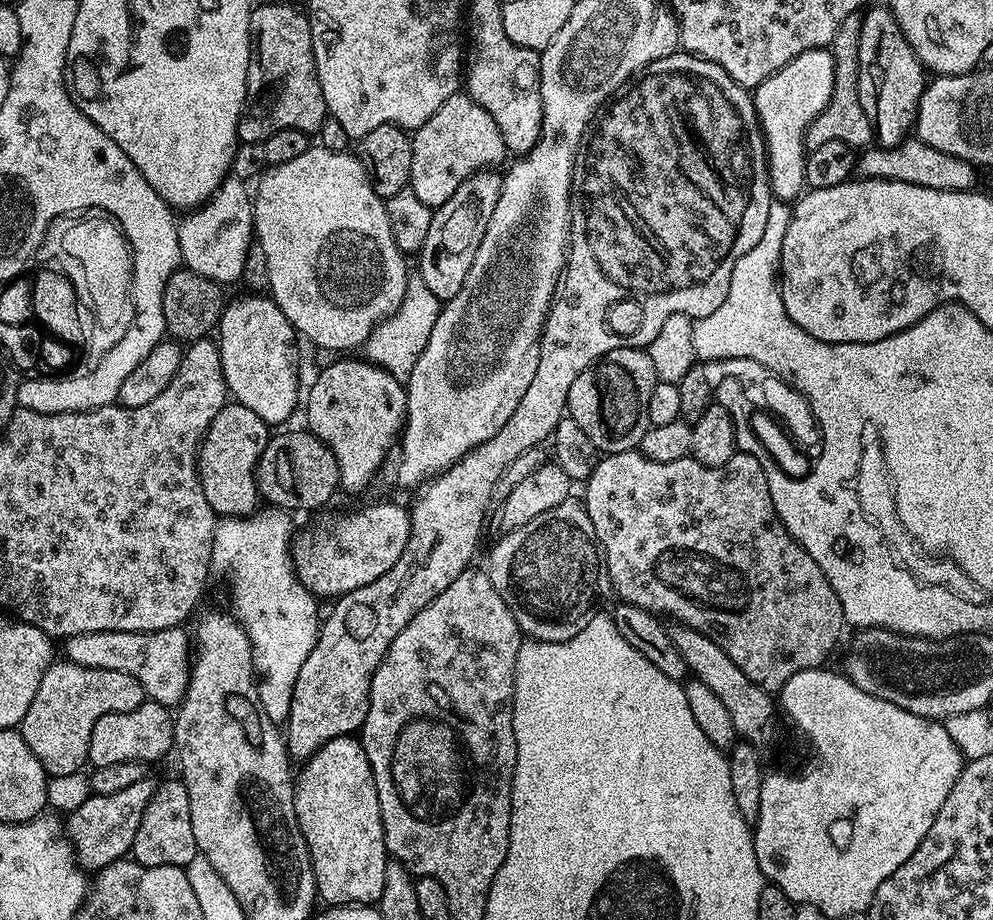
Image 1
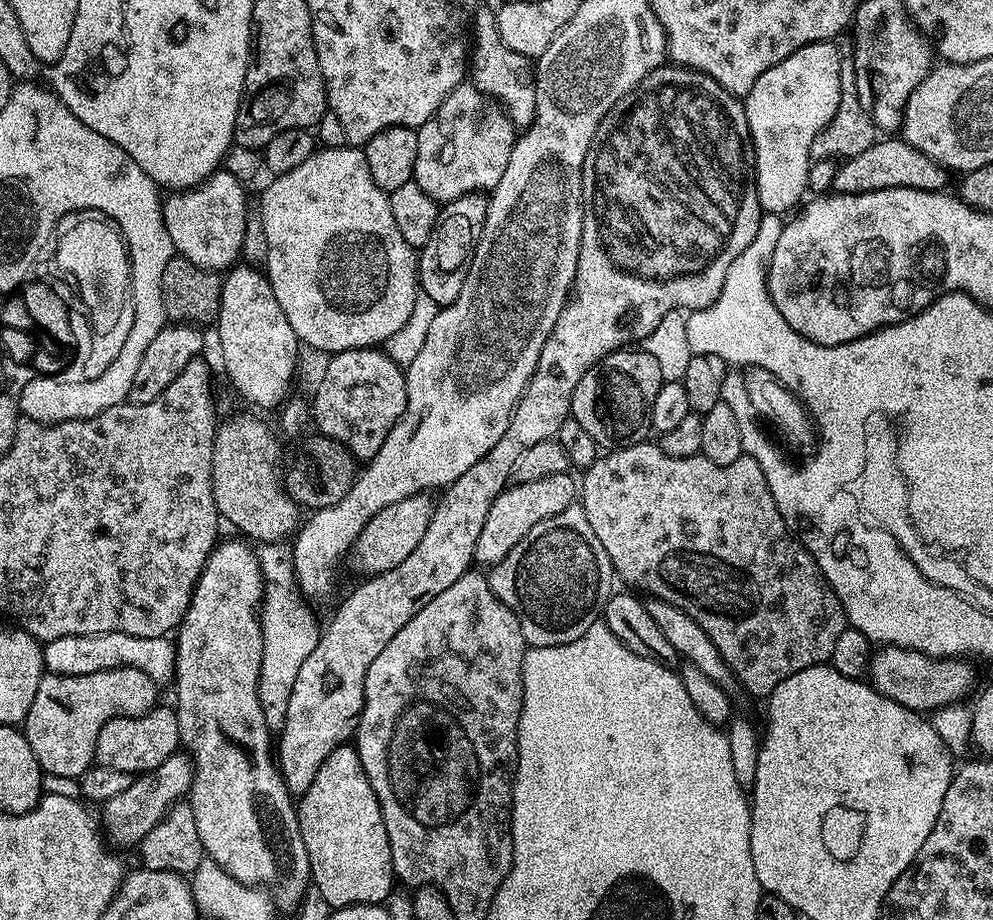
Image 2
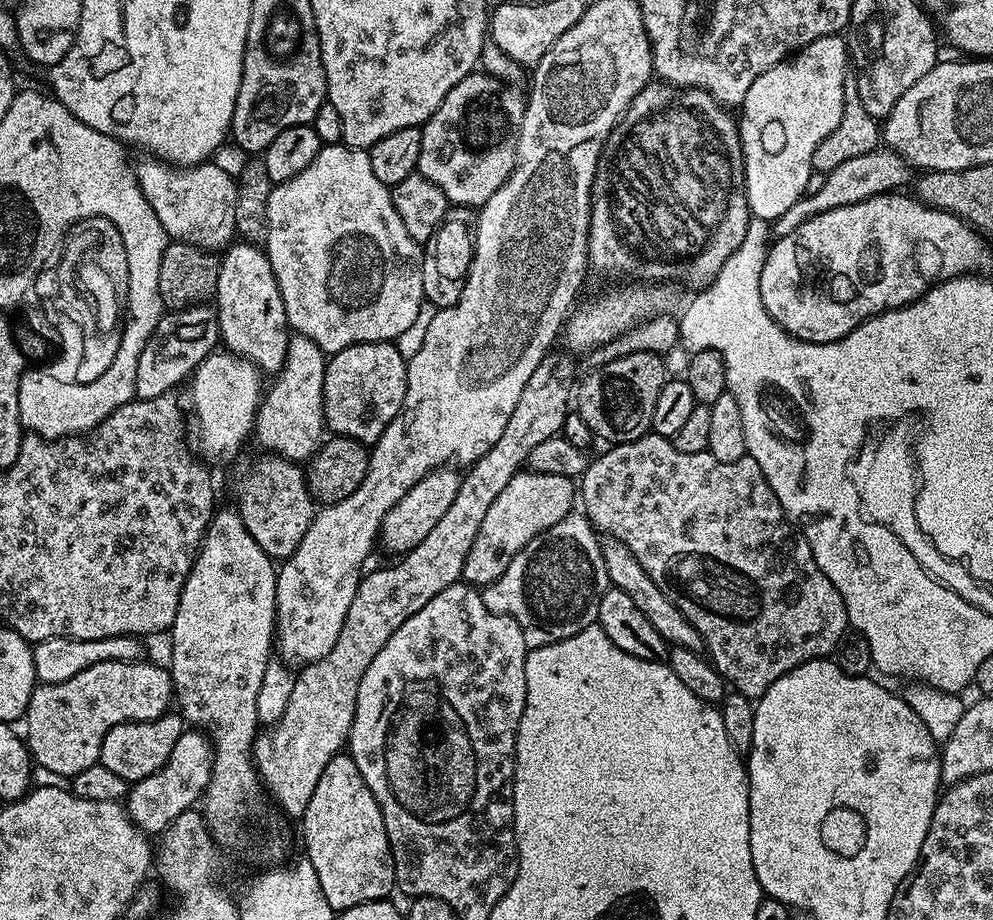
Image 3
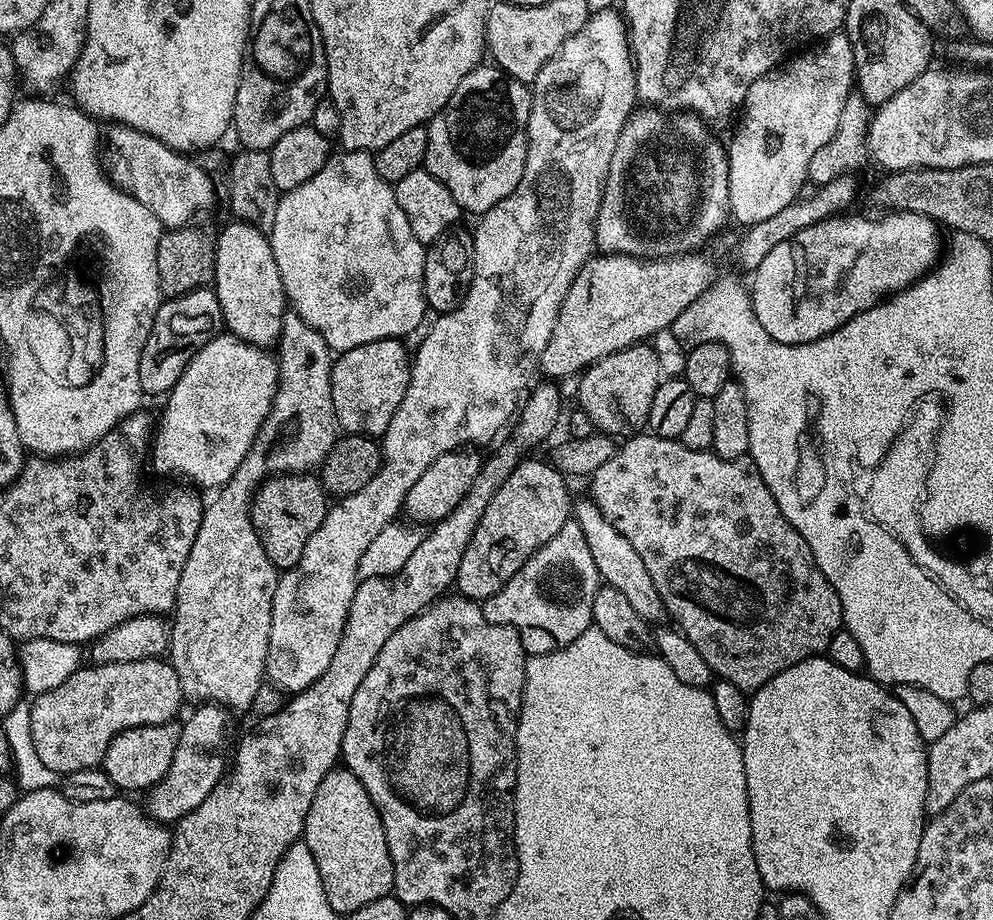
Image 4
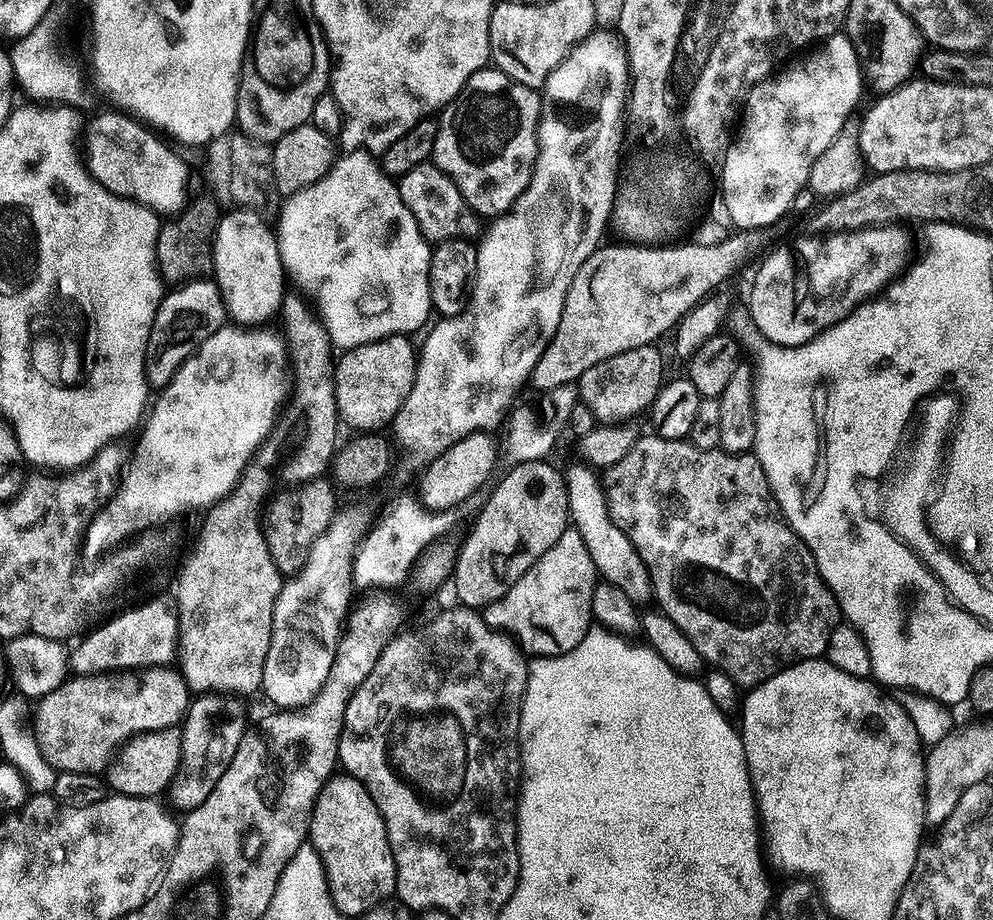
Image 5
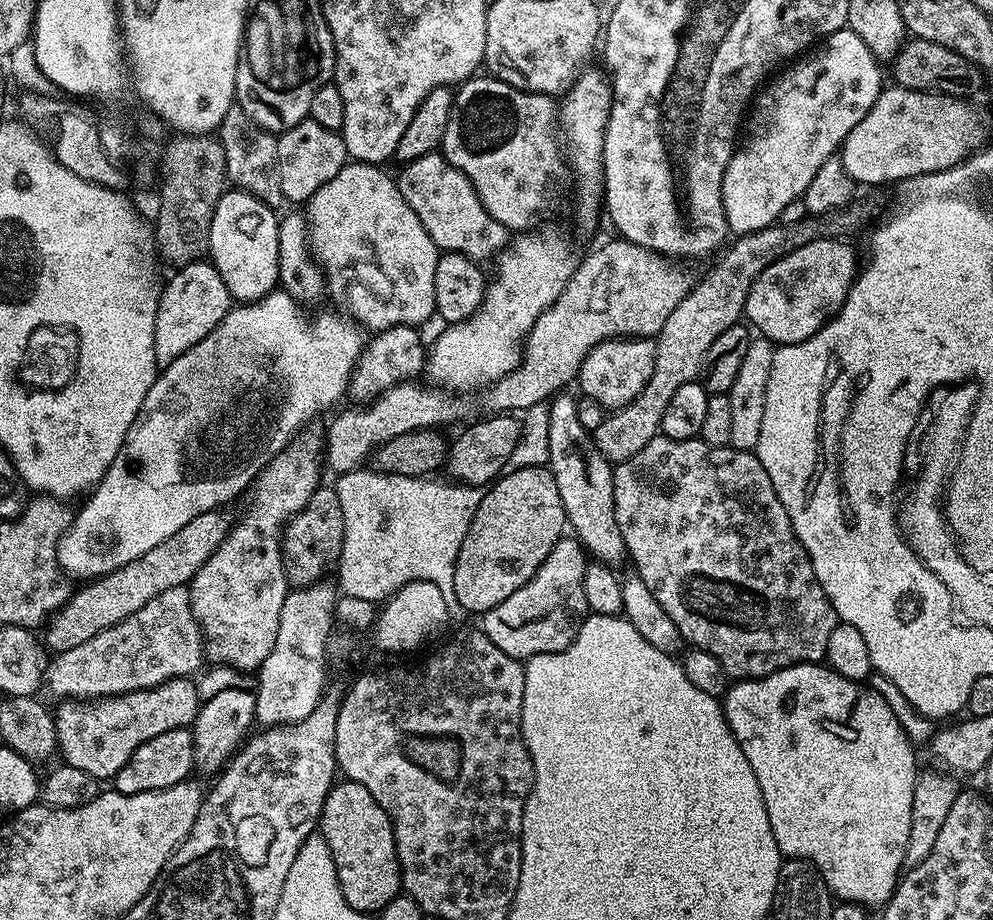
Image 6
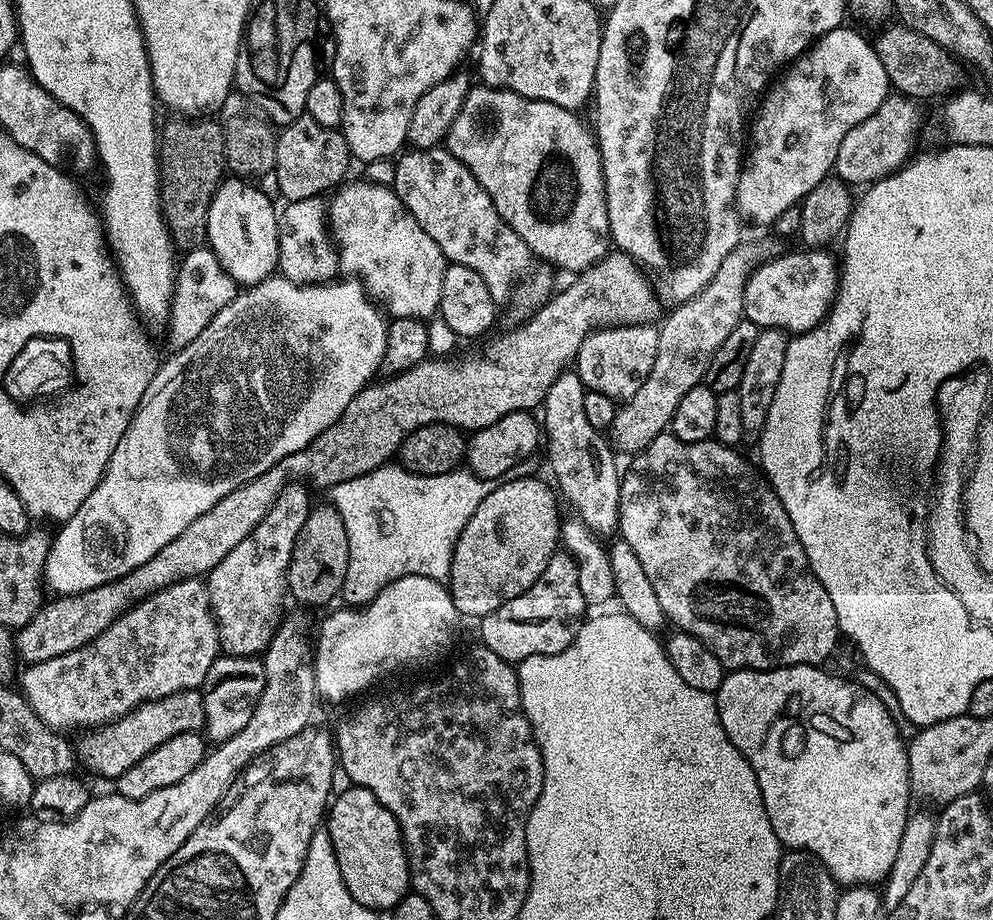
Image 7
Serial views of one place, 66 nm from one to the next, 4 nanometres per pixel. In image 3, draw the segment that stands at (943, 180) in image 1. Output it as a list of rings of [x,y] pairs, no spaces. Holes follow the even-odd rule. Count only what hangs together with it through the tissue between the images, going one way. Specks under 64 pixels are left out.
[[[877,146],[870,154],[858,154],[858,158],[850,158],[842,162],[842,166],[834,166],[824,177],[822,187],[814,194],[801,196],[786,214],[771,221],[770,232],[773,237],[779,238],[786,234],[794,234],[802,222],[822,214],[826,210],[834,210],[838,206],[854,206],[854,202],[862,202],[871,196],[881,196],[883,192],[904,190],[913,183],[914,169],[903,156],[892,151],[887,146]]]

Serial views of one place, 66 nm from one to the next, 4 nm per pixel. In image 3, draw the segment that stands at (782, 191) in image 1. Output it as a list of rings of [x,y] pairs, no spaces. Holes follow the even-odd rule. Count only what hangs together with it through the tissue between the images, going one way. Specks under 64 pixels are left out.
[[[843,35],[823,36],[810,42],[788,59],[770,66],[746,90],[745,98],[738,104],[740,145],[744,155],[744,193],[748,199],[749,213],[755,219],[769,222],[778,219],[794,202],[806,193],[806,182],[813,172],[814,150],[838,126],[844,105],[844,83],[850,74],[850,49]]]

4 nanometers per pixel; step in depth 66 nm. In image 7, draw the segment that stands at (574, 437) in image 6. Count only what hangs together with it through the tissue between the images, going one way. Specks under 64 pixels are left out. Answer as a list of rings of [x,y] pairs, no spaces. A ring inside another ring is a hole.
[[[565,370],[556,379],[554,386],[550,386],[544,399],[542,432],[546,437],[546,448],[548,444],[548,464],[552,467],[553,476],[551,479],[559,495],[568,499],[571,511],[582,522],[586,522],[592,532],[608,538],[620,527],[622,468],[616,465],[617,453],[606,439],[605,433],[594,430],[594,426],[590,426],[586,419],[582,406],[585,391],[584,383],[576,371]]]

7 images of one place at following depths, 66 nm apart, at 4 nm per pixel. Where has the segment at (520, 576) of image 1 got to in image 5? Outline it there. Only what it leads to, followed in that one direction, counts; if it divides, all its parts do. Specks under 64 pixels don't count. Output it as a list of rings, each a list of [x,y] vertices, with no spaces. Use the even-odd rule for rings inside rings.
[[[570,526],[502,598],[484,607],[482,615],[493,630],[511,637],[529,657],[561,656],[574,650],[593,627],[592,594],[597,583],[590,550],[586,550],[582,534]]]

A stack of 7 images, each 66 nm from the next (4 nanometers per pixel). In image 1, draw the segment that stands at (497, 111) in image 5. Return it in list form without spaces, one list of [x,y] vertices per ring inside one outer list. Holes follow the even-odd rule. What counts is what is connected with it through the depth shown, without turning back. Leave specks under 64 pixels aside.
[[[467,94],[446,98],[440,109],[429,120],[411,133],[412,157],[408,183],[426,206],[433,210],[442,207],[450,194],[476,172],[496,166],[506,156],[502,130],[490,114]]]

